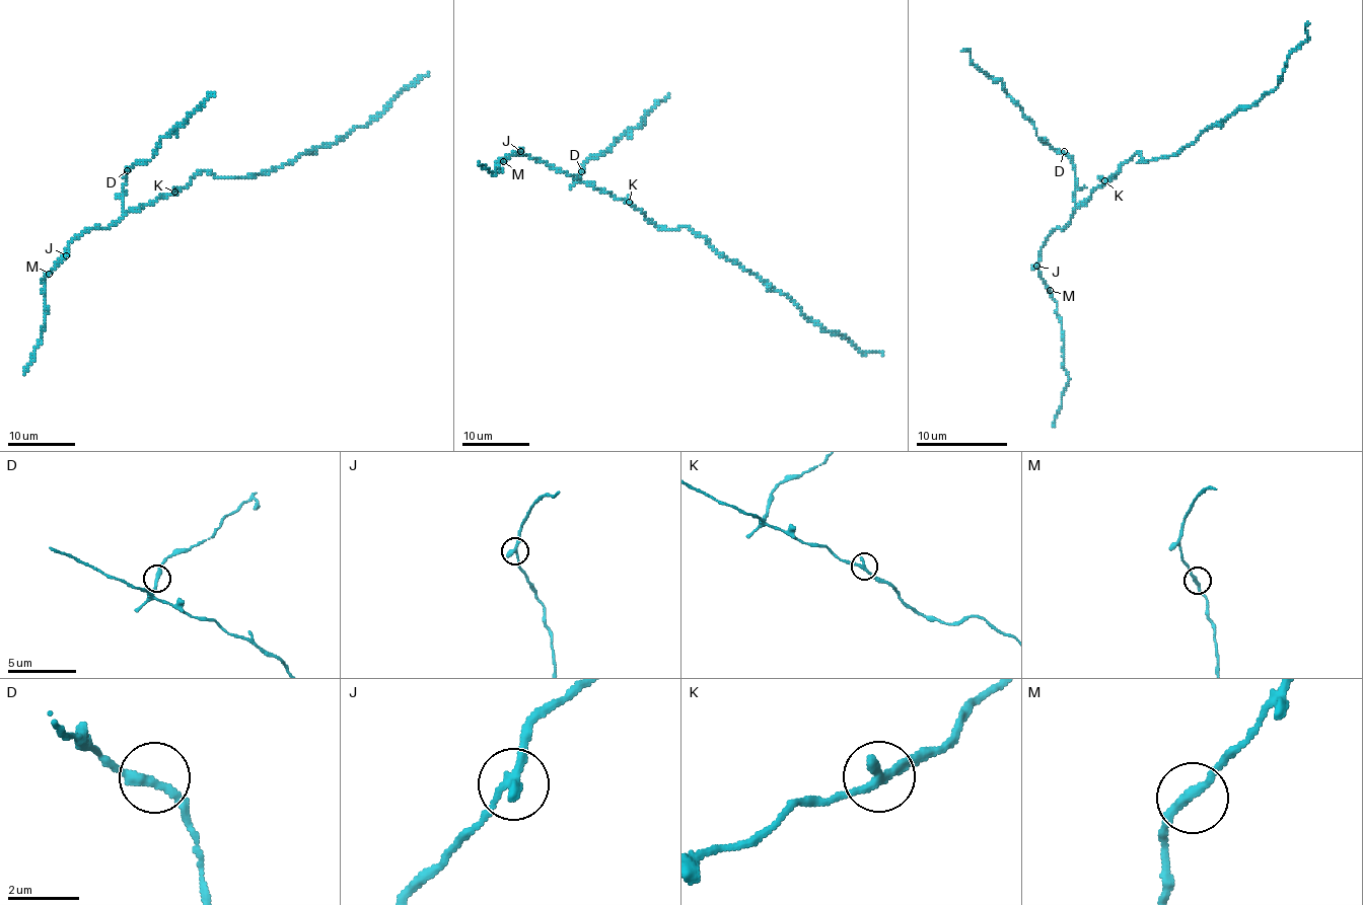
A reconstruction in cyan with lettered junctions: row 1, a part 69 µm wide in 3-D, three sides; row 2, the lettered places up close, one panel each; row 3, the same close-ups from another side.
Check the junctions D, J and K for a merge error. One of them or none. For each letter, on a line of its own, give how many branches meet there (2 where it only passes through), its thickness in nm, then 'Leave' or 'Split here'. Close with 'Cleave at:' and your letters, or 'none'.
D: Branches: 2. Thickness 260 nm. Leave
J: Branches: 2. Thickness 260 nm. Split here
K: Branches: 2. Thickness 260 nm. Leave
Cleave at: J

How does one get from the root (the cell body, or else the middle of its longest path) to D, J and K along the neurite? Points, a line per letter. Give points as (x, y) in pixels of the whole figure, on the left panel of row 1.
D: (193, 176), (185, 186), (169, 196), (126, 211), (122, 199), (127, 170)
J: (193, 176), (185, 186), (126, 212), (110, 226), (79, 234), (69, 244), (66, 254)
K: (193, 176), (174, 192)

